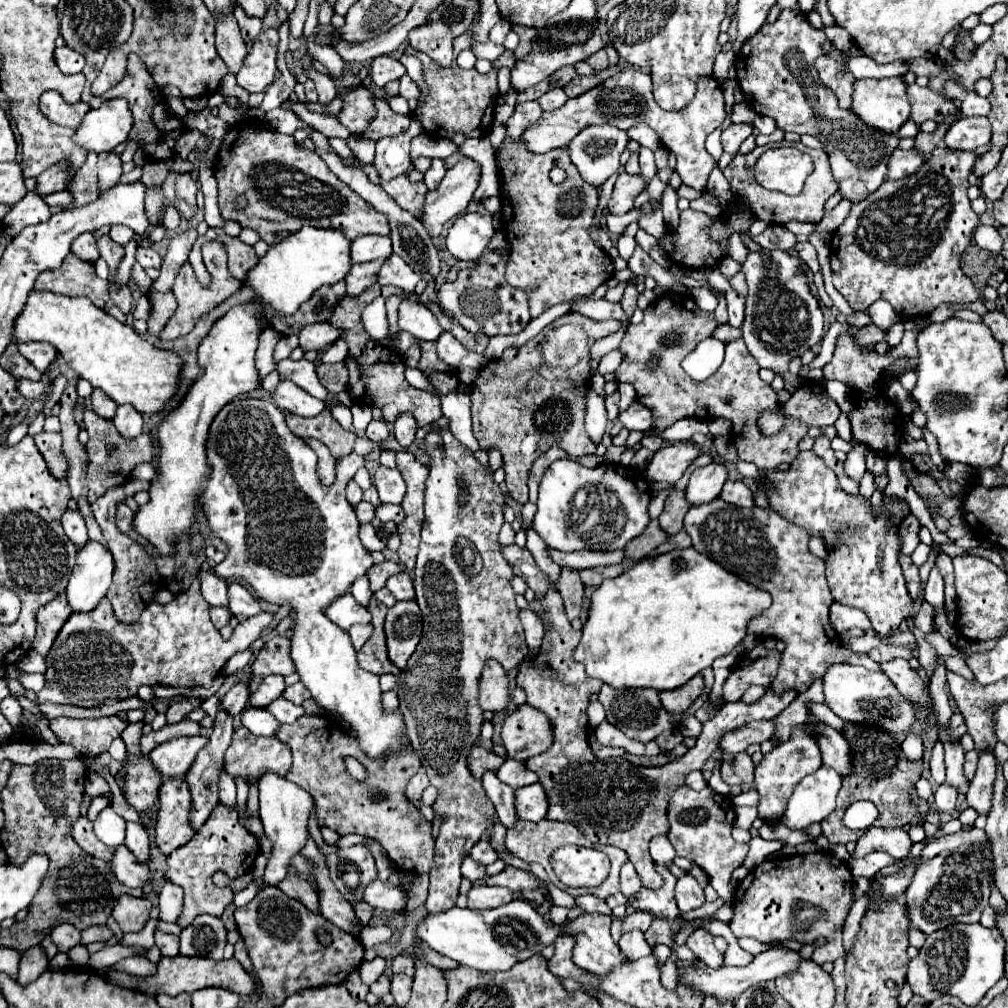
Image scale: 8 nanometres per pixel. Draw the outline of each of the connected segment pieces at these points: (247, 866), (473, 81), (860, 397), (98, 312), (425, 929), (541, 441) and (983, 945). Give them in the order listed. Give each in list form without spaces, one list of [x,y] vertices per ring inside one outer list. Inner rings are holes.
[[[219,804],[209,816],[209,822],[205,822],[205,826],[185,846],[181,846],[181,850],[175,850],[167,858],[167,878],[185,890],[183,910],[177,918],[177,924],[189,926],[193,918],[199,914],[221,916],[223,910],[233,902],[233,892],[229,886],[225,888],[215,886],[213,874],[221,870],[229,878],[243,876],[245,872],[251,870],[257,854],[259,854],[257,838],[239,824],[235,810],[229,810],[223,804]]]
[[[411,46],[405,50],[413,54],[423,64],[423,76],[429,88],[429,96],[415,110],[423,130],[431,138],[445,138],[461,146],[467,138],[481,138],[489,132],[493,124],[493,110],[499,96],[497,88],[497,70],[489,70],[487,74],[479,74],[477,70],[463,70],[455,62],[449,68],[441,68],[427,54],[415,52]]]
[[[917,318],[915,319],[903,319],[902,320],[905,332],[903,334],[903,340],[899,346],[895,346],[891,352],[879,356],[877,352],[861,352],[849,334],[843,334],[839,340],[837,340],[837,346],[835,346],[835,354],[831,358],[829,364],[823,366],[823,376],[825,380],[839,380],[843,382],[853,394],[855,394],[855,406],[853,410],[849,412],[849,422],[851,422],[851,432],[853,432],[853,438],[859,442],[859,444],[865,444],[867,448],[875,450],[875,452],[883,452],[887,456],[893,456],[893,454],[899,454],[899,444],[905,436],[905,420],[903,420],[903,414],[899,412],[899,406],[897,402],[893,402],[891,398],[885,396],[885,390],[889,386],[889,380],[883,380],[885,374],[887,374],[887,368],[897,362],[899,358],[909,358],[909,364],[905,370],[915,370],[917,366],[917,334],[919,334],[919,328],[927,328],[931,324],[929,318]]]
[[[33,290],[25,310],[15,322],[13,342],[51,342],[69,368],[85,378],[93,388],[101,388],[117,404],[133,404],[141,414],[159,414],[177,392],[181,358],[173,350],[159,350],[149,344],[135,328],[121,324],[87,298],[57,296]]]
[[[515,898],[509,904],[503,904],[493,910],[469,910],[469,908],[451,908],[441,914],[425,916],[417,924],[417,936],[427,942],[435,952],[449,956],[451,960],[487,972],[487,970],[511,970],[517,962],[527,960],[535,954],[541,954],[545,946],[553,946],[561,936],[563,928],[547,924],[537,908],[523,900]]]
[[[569,312],[569,313],[565,314],[564,316],[556,319],[550,325],[546,326],[540,332],[541,334],[539,333],[539,336],[535,336],[535,338],[533,338],[533,340],[529,340],[529,342],[527,342],[527,344],[525,344],[525,346],[521,346],[521,348],[519,348],[519,352],[517,352],[517,356],[515,356],[515,358],[513,358],[513,360],[511,360],[511,362],[503,362],[503,360],[491,360],[491,362],[489,362],[489,364],[487,364],[487,366],[485,366],[485,368],[483,368],[483,370],[481,370],[481,372],[479,372],[479,376],[477,376],[477,380],[475,380],[475,384],[473,384],[473,386],[471,386],[471,400],[473,400],[473,408],[471,408],[471,410],[473,410],[473,436],[475,436],[475,438],[477,438],[477,442],[479,442],[479,446],[481,446],[481,448],[485,448],[485,450],[489,450],[489,448],[499,448],[499,450],[501,450],[501,454],[503,454],[503,468],[505,468],[505,484],[507,484],[507,490],[509,490],[509,494],[511,494],[511,496],[513,496],[513,498],[515,498],[515,500],[517,500],[517,502],[521,502],[521,504],[525,504],[525,502],[527,502],[527,500],[529,500],[529,490],[527,490],[527,478],[529,478],[529,470],[531,470],[531,466],[533,466],[533,462],[535,462],[535,460],[537,460],[537,458],[539,458],[539,456],[541,456],[541,454],[545,454],[545,452],[547,452],[547,450],[549,450],[549,448],[551,448],[551,446],[559,446],[559,448],[563,448],[563,450],[565,450],[565,452],[567,452],[567,454],[571,454],[571,456],[573,456],[573,458],[575,458],[575,456],[585,456],[585,454],[595,454],[595,442],[593,442],[593,440],[591,440],[591,438],[589,438],[589,436],[587,436],[587,432],[585,432],[585,394],[587,394],[587,390],[589,390],[590,350],[591,350],[591,346],[595,342],[597,342],[597,340],[601,340],[601,338],[605,338],[605,336],[609,336],[609,334],[613,334],[613,332],[617,332],[617,330],[619,330],[619,328],[621,328],[621,324],[619,324],[619,322],[617,322],[617,320],[605,320],[605,322],[595,322],[595,320],[591,320],[591,318],[582,316],[579,313]],[[563,324],[579,324],[579,326],[581,326],[581,328],[583,328],[583,330],[585,330],[585,332],[587,332],[587,338],[589,338],[589,356],[587,356],[587,358],[583,358],[583,360],[579,360],[579,362],[577,362],[577,364],[575,364],[575,366],[573,366],[573,368],[551,368],[551,366],[547,366],[547,362],[545,362],[545,354],[543,354],[543,344],[545,344],[545,338],[547,338],[547,332],[549,332],[549,330],[553,330],[553,328],[559,328],[559,326],[563,326]],[[521,370],[531,370],[531,372],[537,372],[537,370],[539,370],[539,372],[537,372],[537,374],[539,374],[539,380],[541,380],[541,382],[537,382],[537,388],[533,388],[533,390],[519,390],[519,386],[517,386],[517,382],[515,382],[515,376],[519,376],[519,374],[521,374]]]
[[[979,922],[969,926],[953,924],[927,936],[919,954],[909,960],[907,980],[913,988],[913,994],[923,996],[927,1002],[951,994],[963,1004],[975,1006],[1003,976],[1003,954],[1005,940],[997,928],[983,928]]]

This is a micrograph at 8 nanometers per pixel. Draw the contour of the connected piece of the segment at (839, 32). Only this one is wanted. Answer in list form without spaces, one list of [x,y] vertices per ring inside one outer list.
[[[825,26],[823,28],[825,36],[833,42],[833,48],[841,50],[841,52],[847,52],[851,46],[853,46],[853,40],[851,40],[851,34],[839,26]]]

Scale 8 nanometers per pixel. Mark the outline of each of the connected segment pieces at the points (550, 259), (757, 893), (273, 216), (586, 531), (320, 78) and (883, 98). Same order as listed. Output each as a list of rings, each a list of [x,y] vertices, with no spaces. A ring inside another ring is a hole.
[[[513,140],[501,144],[501,158],[501,222],[511,246],[505,274],[507,282],[515,288],[529,290],[531,318],[537,318],[555,304],[591,296],[615,272],[609,254],[595,246],[587,232],[597,212],[597,188],[583,182],[577,168],[569,162],[569,150],[565,148],[529,154],[523,150],[523,142]],[[555,166],[567,172],[561,184],[553,184],[549,178]]]
[[[831,852],[765,860],[753,868],[735,890],[735,916],[729,926],[737,938],[751,936],[759,942],[795,938],[803,944],[815,944],[817,938],[823,936],[827,944],[815,948],[813,960],[817,964],[833,962],[845,956],[839,926],[845,922],[853,904],[851,884],[853,876],[847,864],[837,860]]]
[[[241,122],[235,124],[223,138],[221,148],[217,152],[217,166],[215,166],[215,178],[219,186],[219,210],[223,220],[233,220],[239,222],[241,228],[251,228],[259,234],[261,240],[265,240],[269,246],[285,240],[289,234],[301,230],[301,226],[313,226],[313,228],[339,228],[345,232],[349,240],[363,236],[363,234],[389,234],[389,220],[385,214],[373,210],[359,194],[349,190],[345,182],[341,182],[329,166],[317,156],[309,154],[307,150],[297,150],[293,136],[283,136],[277,134],[261,122]],[[245,194],[249,200],[247,210],[237,212],[235,210],[235,198]]]
[[[557,460],[549,466],[541,480],[537,514],[533,520],[533,530],[545,542],[561,552],[573,550],[623,550],[627,542],[643,534],[649,524],[649,502],[651,502],[651,486],[647,478],[631,468],[621,464],[601,464],[597,468],[585,468],[575,460]]]
[[[303,64],[301,70],[307,74],[309,80],[315,82],[315,90],[319,94],[319,102],[321,104],[329,104],[329,100],[333,100],[337,96],[337,90],[335,90],[335,84],[333,84],[333,78],[331,76],[317,72],[313,64],[309,64],[309,66]]]
[[[901,76],[857,80],[851,108],[857,116],[869,122],[869,126],[893,134],[907,122],[911,114],[907,84]]]

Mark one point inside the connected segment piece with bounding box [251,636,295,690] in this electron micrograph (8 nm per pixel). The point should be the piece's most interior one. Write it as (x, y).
(274, 659)

